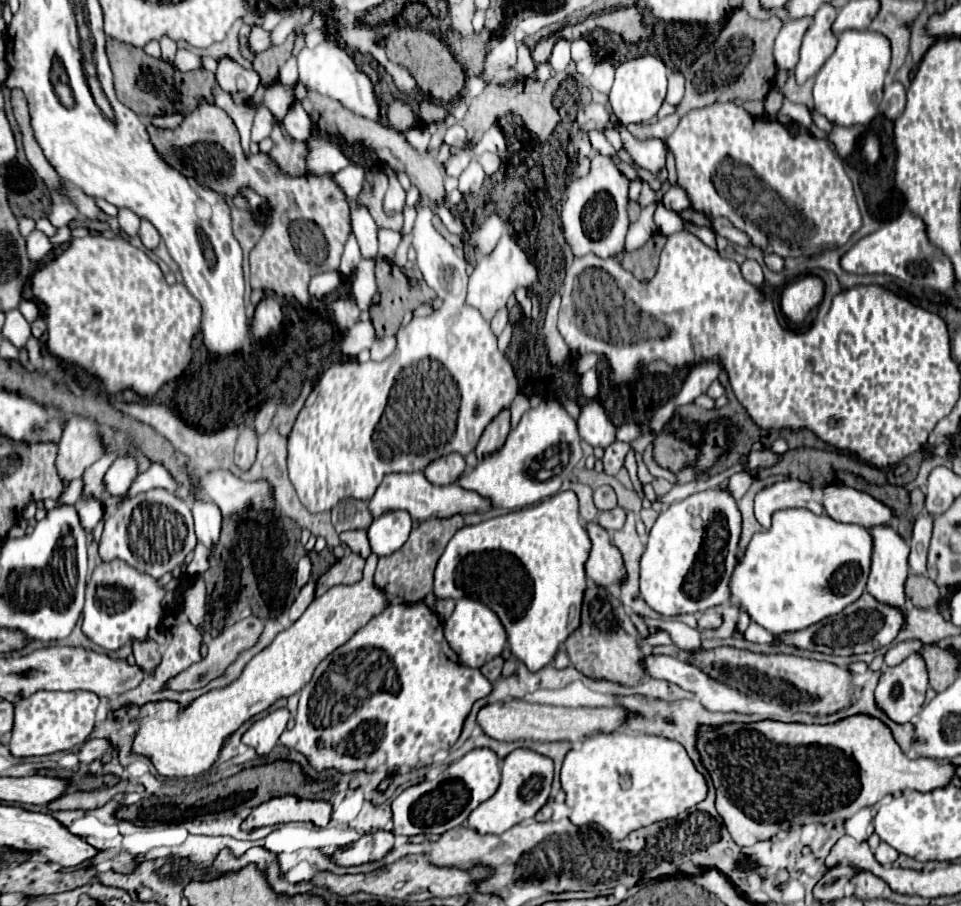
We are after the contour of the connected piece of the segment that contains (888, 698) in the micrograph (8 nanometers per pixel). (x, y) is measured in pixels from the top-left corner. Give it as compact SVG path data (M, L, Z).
M914 652L902 664L884 670L874 694L876 706L892 722L906 724L920 712L926 688L926 666L924 660Z

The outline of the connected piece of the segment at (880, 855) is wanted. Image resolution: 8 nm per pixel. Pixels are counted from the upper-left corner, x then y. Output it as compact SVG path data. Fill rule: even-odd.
M880 842L880 846L876 848L876 860L882 864L882 866L890 866L894 860L898 858L898 852L888 846L886 842Z

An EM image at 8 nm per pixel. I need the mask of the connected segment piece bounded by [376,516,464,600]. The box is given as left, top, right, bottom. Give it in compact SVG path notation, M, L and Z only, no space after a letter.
M452 516L446 520L426 520L420 522L418 528L412 530L408 542L394 554L380 558L378 568L376 568L376 586L386 594L386 596L398 596L402 600L420 600L432 592L432 582L434 582L434 566L438 558L442 556L448 540L464 526L462 516Z

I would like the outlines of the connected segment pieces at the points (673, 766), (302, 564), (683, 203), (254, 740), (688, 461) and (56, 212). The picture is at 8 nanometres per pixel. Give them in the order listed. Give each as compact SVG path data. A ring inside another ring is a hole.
M630 730L588 736L582 744L566 754L560 782L562 790L566 792L566 804L572 808L570 822L576 826L598 824L608 832L610 840L622 840L638 828L676 818L680 812L686 812L700 804L708 794L706 778L696 770L682 744L662 736L636 734Z
M304 556L298 562L298 586L302 588L308 582L308 578L310 578L310 558Z
M672 186L666 194L664 194L664 206L668 208L668 210L672 210L672 212L680 212L680 210L686 210L686 208L690 208L690 202L688 202L688 196L686 196L686 192L682 190L682 188L678 188L678 186Z
M280 708L270 712L268 716L264 716L262 720L254 722L248 732L242 736L242 742L246 746L252 746L256 750L256 754L264 756L270 754L272 748L278 744L280 734L284 732L290 718L288 708Z
M660 432L654 440L654 458L662 468L672 470L674 474L686 466L694 466L698 460L698 448L690 446L688 442Z
M56 196L56 198L52 200L52 212L50 212L48 220L50 220L50 224L52 224L54 228L68 226L68 222L74 220L76 216L78 216L78 210L76 210L74 204L62 200L60 196Z

